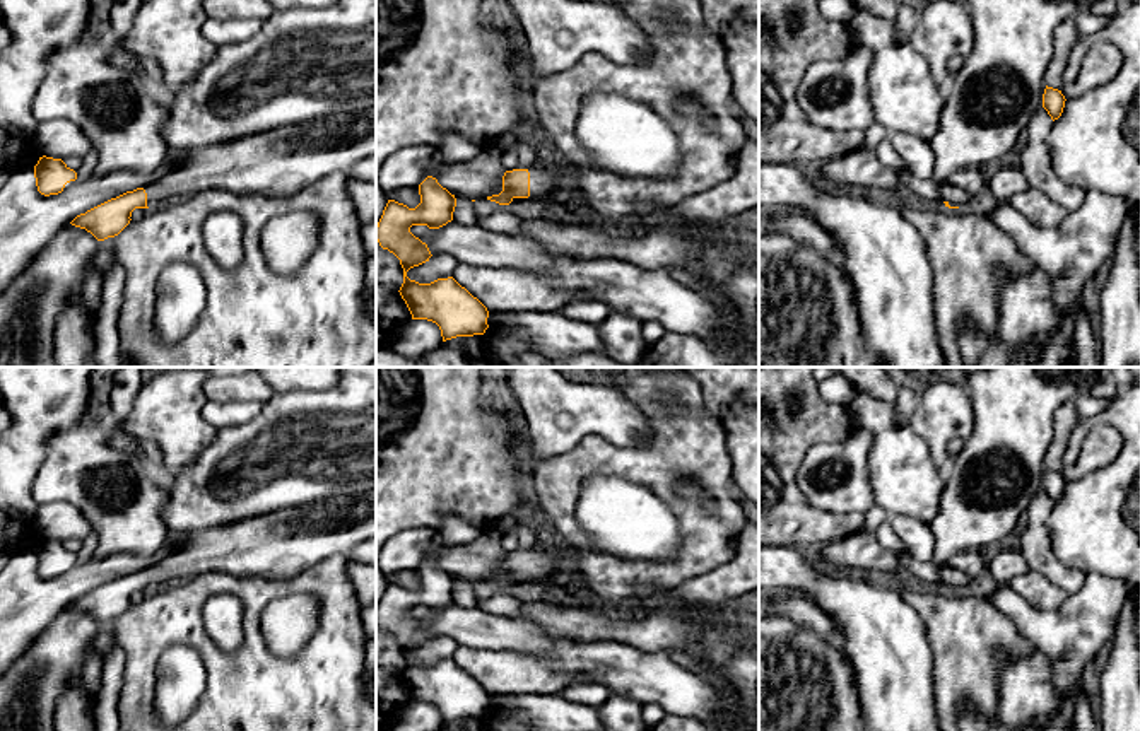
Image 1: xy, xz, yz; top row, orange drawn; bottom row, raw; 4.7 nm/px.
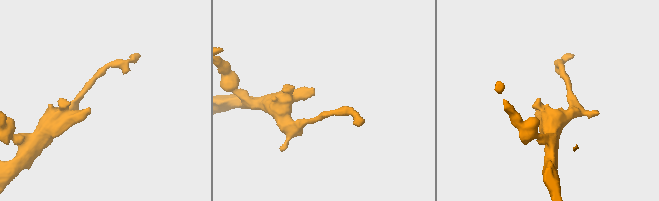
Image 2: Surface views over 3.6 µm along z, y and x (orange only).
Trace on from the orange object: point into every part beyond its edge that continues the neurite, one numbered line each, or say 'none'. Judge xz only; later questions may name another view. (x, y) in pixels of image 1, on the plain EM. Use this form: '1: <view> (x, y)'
1: xz (558, 561)

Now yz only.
1: yz (956, 579)

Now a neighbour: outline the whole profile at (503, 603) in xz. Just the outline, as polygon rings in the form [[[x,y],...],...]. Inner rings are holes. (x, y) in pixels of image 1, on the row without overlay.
[[[499,591],[485,599],[477,601],[477,606],[489,613],[516,618],[521,613],[523,603],[514,594]]]

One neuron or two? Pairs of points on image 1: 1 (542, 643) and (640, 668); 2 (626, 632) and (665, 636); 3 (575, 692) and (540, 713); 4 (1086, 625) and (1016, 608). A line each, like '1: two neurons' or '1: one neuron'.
1: one neuron
2: one neuron
3: two neurons
4: one neuron

